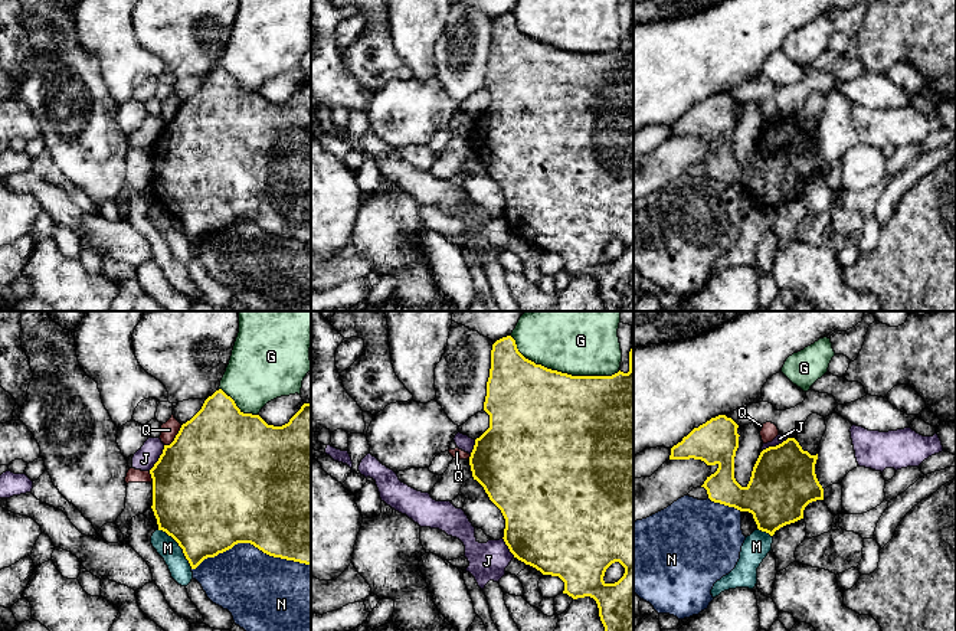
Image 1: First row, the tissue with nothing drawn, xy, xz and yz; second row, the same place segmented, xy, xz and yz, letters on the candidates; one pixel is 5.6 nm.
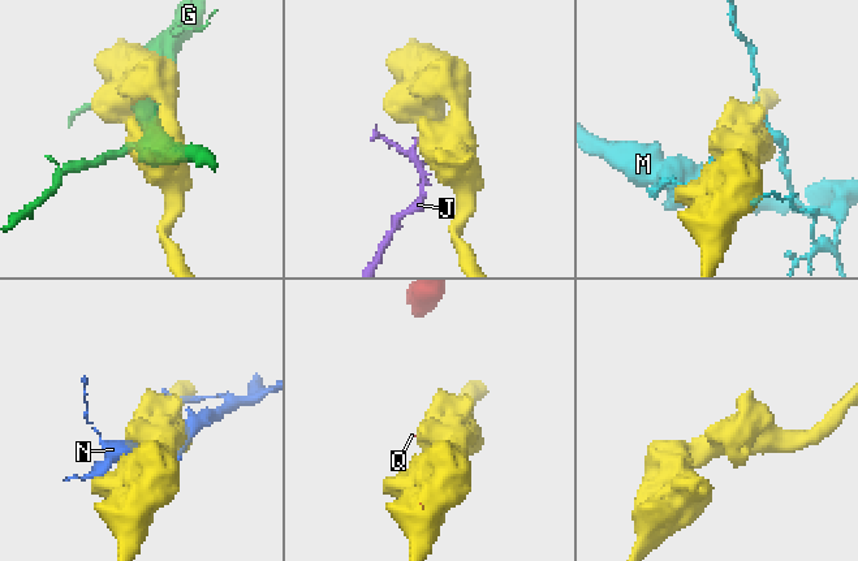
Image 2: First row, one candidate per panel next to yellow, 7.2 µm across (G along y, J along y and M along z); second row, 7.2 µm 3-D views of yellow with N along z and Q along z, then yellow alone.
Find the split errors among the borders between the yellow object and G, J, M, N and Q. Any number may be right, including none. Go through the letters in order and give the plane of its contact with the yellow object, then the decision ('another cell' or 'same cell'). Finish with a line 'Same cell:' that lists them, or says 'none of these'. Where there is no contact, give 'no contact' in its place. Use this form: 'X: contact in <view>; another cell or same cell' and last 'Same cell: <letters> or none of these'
G: contact in xz; another cell
J: contact in yz; another cell
M: contact in xy; another cell
N: contact in xy; another cell
Q: contact in xy; another cell
Same cell: none of these

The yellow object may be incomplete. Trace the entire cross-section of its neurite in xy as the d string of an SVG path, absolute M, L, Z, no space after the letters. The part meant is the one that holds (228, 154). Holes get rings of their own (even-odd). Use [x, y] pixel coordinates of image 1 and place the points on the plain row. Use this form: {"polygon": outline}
{"polygon": "M222 66L209 73L202 86L186 101L170 122L164 122L163 131L150 147L153 156L153 189L158 207L171 213L183 226L191 246L196 246L204 236L215 235L232 226L238 220L251 220L263 231L311 242L311 81L304 81L301 86L282 104L268 102L259 92L243 91Z"}

